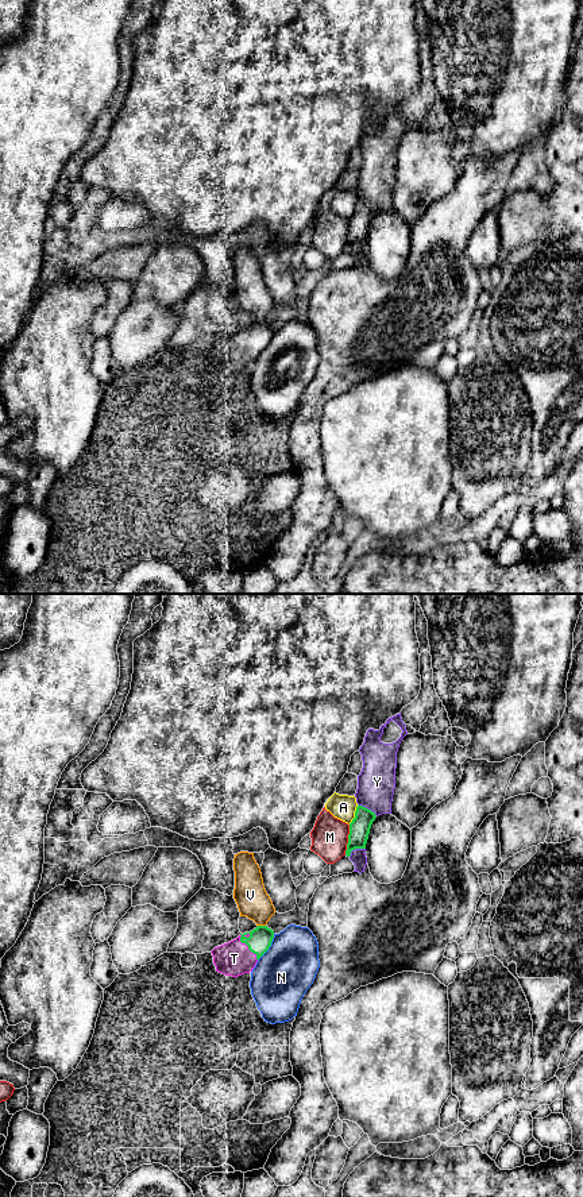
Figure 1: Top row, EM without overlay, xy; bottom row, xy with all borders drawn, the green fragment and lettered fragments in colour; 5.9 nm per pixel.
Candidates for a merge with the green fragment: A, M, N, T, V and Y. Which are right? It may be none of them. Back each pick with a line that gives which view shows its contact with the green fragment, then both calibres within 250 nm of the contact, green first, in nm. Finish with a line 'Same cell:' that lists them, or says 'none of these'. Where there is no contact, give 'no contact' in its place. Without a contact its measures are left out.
T: xy | 140/200 nm
Same cell: T

